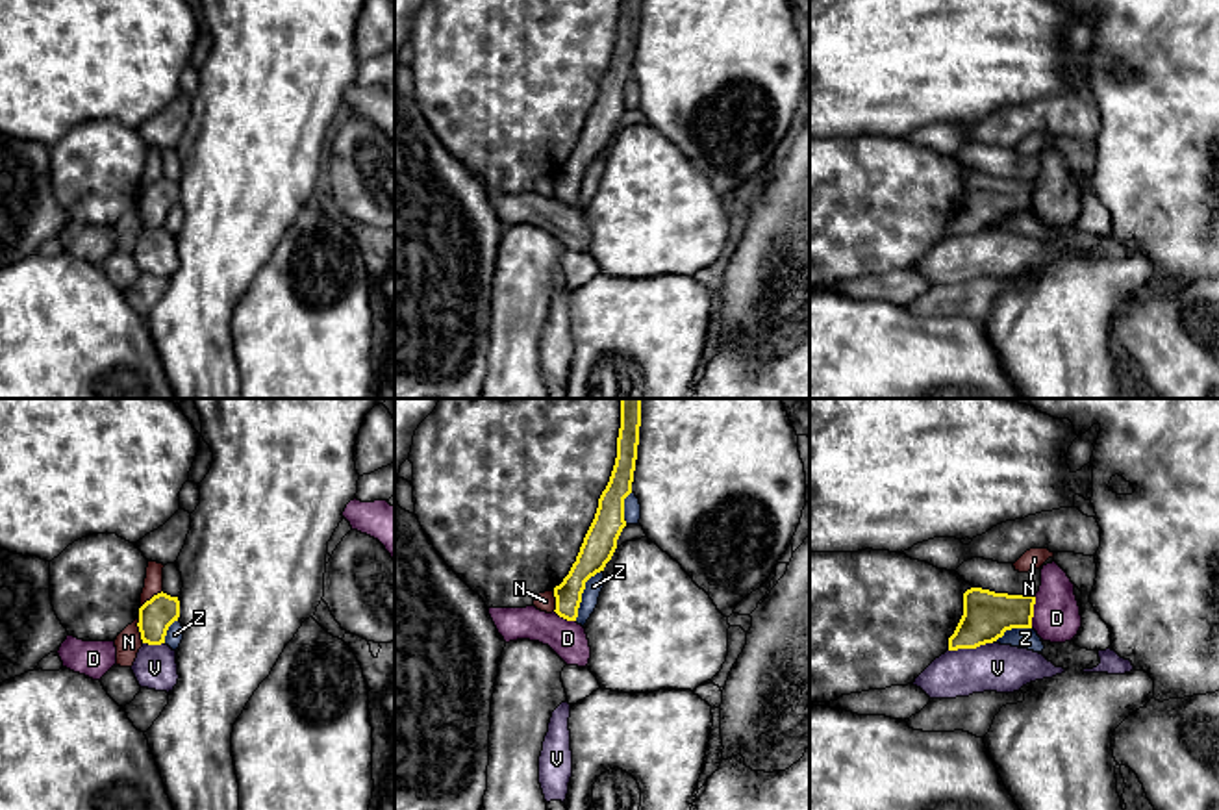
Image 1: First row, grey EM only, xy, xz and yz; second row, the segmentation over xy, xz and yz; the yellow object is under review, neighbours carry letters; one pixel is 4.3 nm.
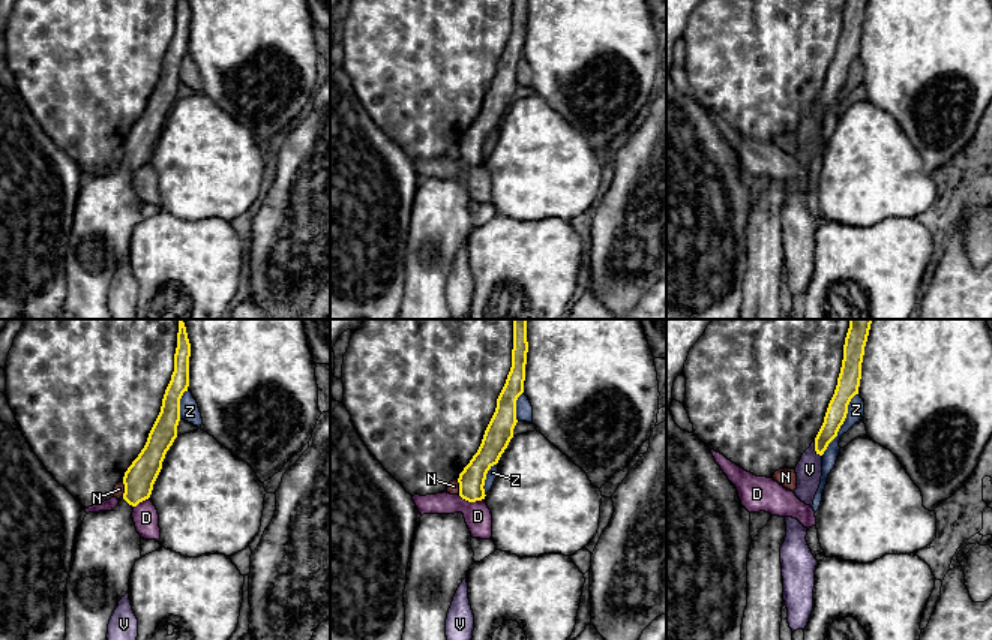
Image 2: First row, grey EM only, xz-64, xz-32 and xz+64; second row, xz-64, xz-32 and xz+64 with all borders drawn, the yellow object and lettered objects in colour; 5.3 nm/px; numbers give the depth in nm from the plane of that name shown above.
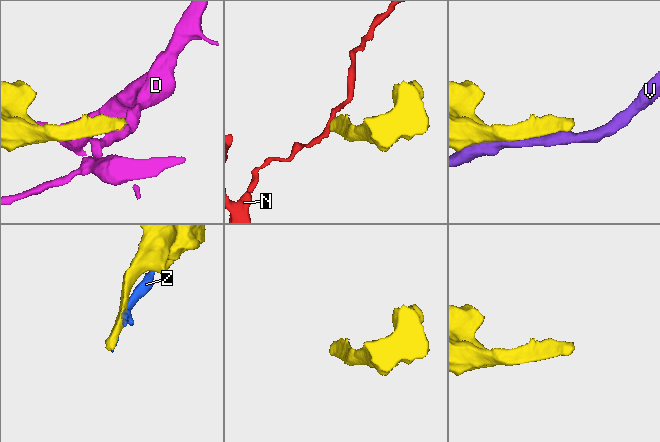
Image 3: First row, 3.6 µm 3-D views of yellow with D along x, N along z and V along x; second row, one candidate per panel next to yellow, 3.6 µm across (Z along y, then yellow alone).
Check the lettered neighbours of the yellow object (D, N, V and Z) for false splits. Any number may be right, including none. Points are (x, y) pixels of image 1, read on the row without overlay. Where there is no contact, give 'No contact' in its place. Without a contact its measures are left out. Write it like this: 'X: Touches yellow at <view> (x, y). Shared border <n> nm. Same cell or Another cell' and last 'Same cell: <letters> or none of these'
D: Touches yellow at yz (1032, 197). Shared border 150 nm. Another cell
N: Touches yellow at xy (139, 214). Shared border 130 nm. Another cell
V: Touches yellow at yz (969, 232). Shared border 200 nm. Another cell
Z: Touches yellow at xz (582, 177). Shared border 260 nm. Another cell
Same cell: none of these

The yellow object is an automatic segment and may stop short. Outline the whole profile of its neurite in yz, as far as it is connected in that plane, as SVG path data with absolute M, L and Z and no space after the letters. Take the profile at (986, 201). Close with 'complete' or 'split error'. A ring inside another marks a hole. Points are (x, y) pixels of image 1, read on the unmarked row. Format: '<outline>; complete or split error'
M982 172L963 178L963 200L949 222L949 235L993 228L1012 213L1032 213L1036 180L1008 180Z; complete

